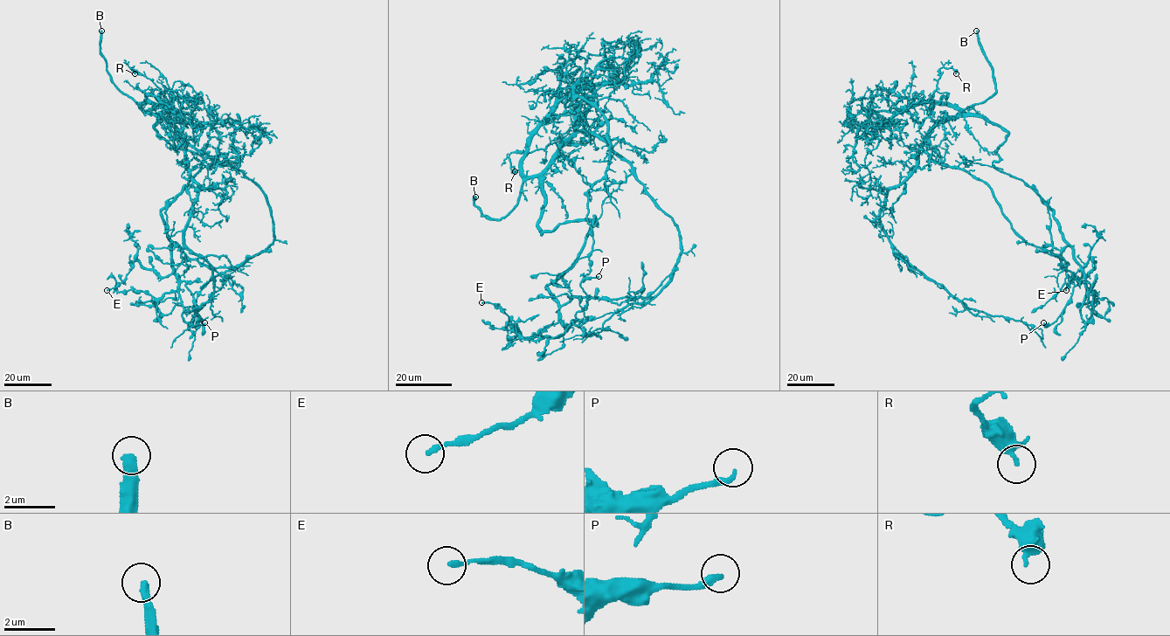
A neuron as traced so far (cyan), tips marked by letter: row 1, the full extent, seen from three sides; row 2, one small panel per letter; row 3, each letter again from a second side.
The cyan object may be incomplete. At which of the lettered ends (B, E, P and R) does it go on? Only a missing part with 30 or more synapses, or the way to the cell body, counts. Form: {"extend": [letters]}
{"extend": ["B"]}

